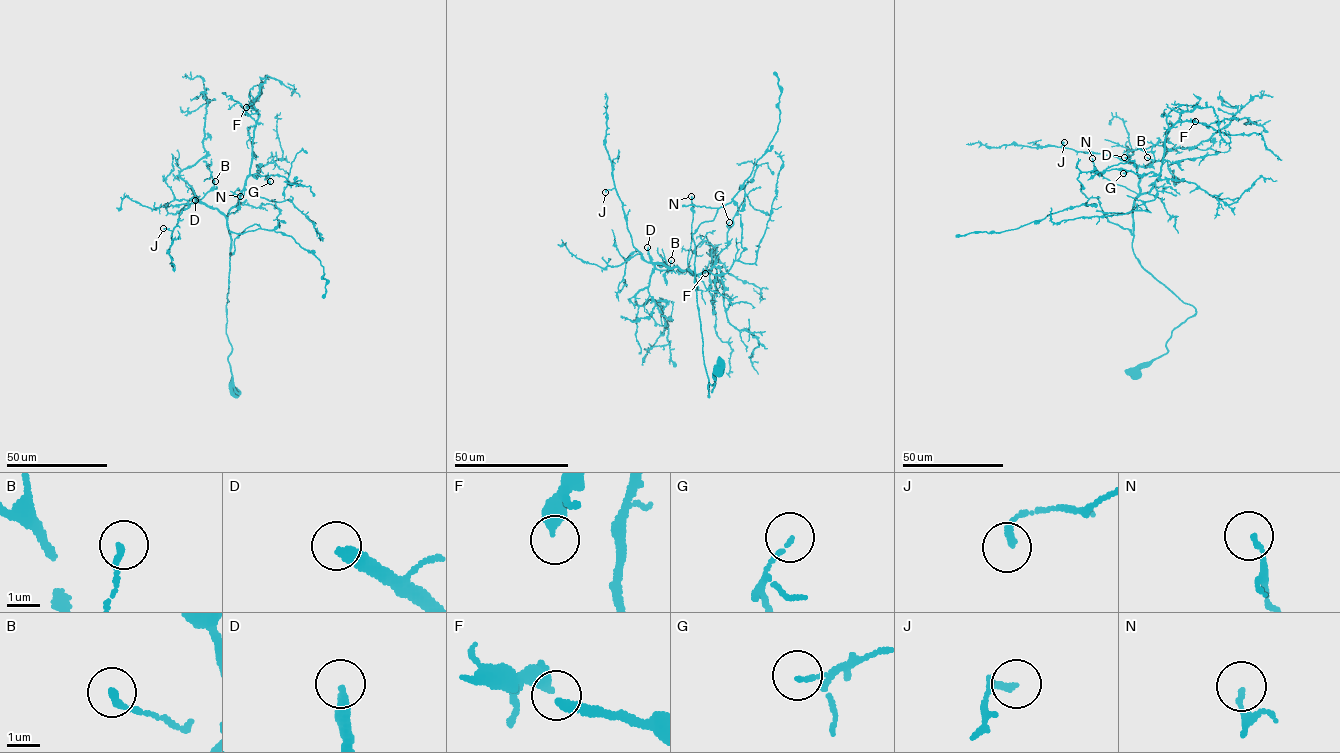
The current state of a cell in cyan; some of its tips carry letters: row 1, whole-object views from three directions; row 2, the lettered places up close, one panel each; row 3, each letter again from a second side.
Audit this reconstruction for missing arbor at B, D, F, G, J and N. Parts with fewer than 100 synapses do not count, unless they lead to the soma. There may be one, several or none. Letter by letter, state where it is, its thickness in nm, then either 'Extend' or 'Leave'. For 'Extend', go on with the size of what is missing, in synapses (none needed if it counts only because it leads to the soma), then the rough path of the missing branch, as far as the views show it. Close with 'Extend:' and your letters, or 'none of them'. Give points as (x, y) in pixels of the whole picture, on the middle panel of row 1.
B: Place: (671, 260). Thickness 190 nm. Leave
D: Place: (647, 247). Thickness 320 nm. Extend. Roughly 250 synapses. Course of what is missing: (647, 247), (647, 215), (633, 193), (615, 182), (615, 176), (623, 164), (604, 133), (600, 114), (589, 116)
F: Place: (705, 273). Thickness 400 nm. Leave
G: Place: (729, 222). Thickness 100 nm. Leave
J: Place: (605, 192). Thickness 200 nm. Leave
N: Place: (691, 196). Thickness 130 nm. Leave
Extend: D

